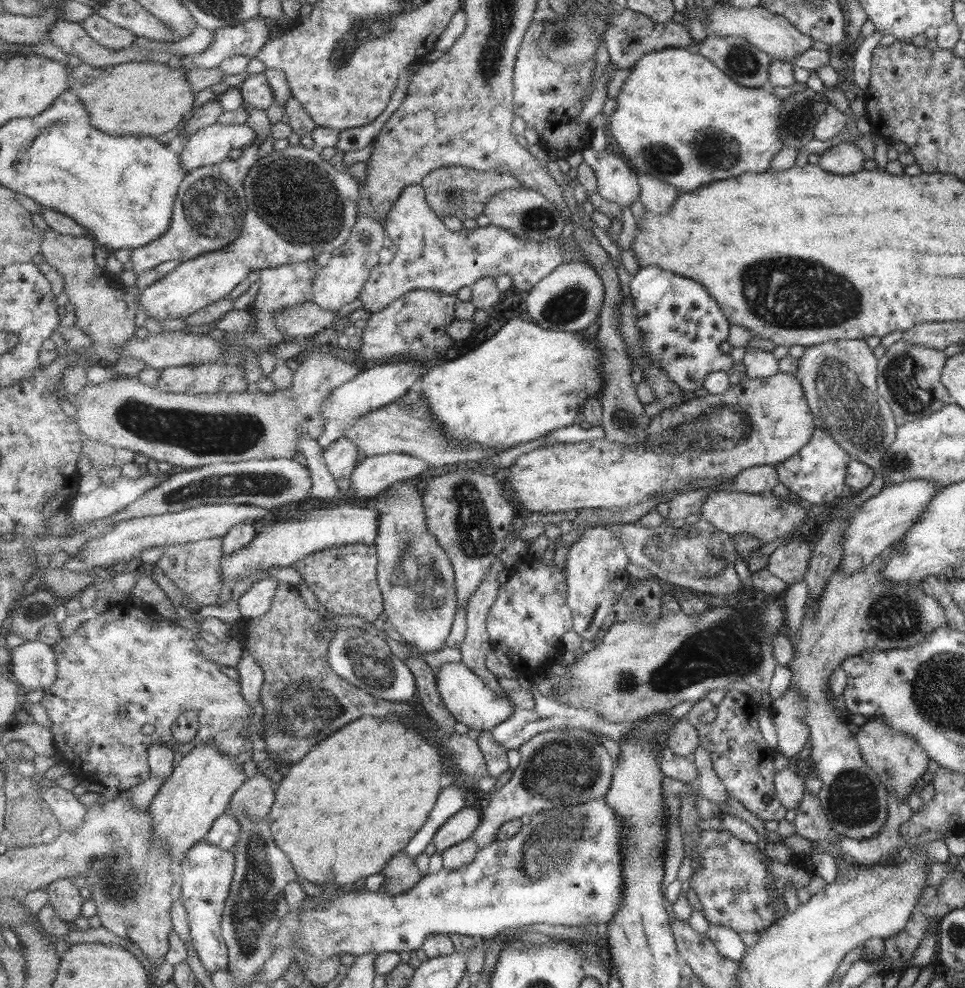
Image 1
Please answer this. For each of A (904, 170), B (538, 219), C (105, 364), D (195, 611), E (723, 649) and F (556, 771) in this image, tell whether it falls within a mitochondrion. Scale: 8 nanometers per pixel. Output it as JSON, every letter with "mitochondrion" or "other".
{"A":"other","B":"mitochondrion","C":"other","D":"other","E":"mitochondrion","F":"mitochondrion"}

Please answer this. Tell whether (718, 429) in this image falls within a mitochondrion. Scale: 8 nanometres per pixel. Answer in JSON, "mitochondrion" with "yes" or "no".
{"mitochondrion":"yes"}

